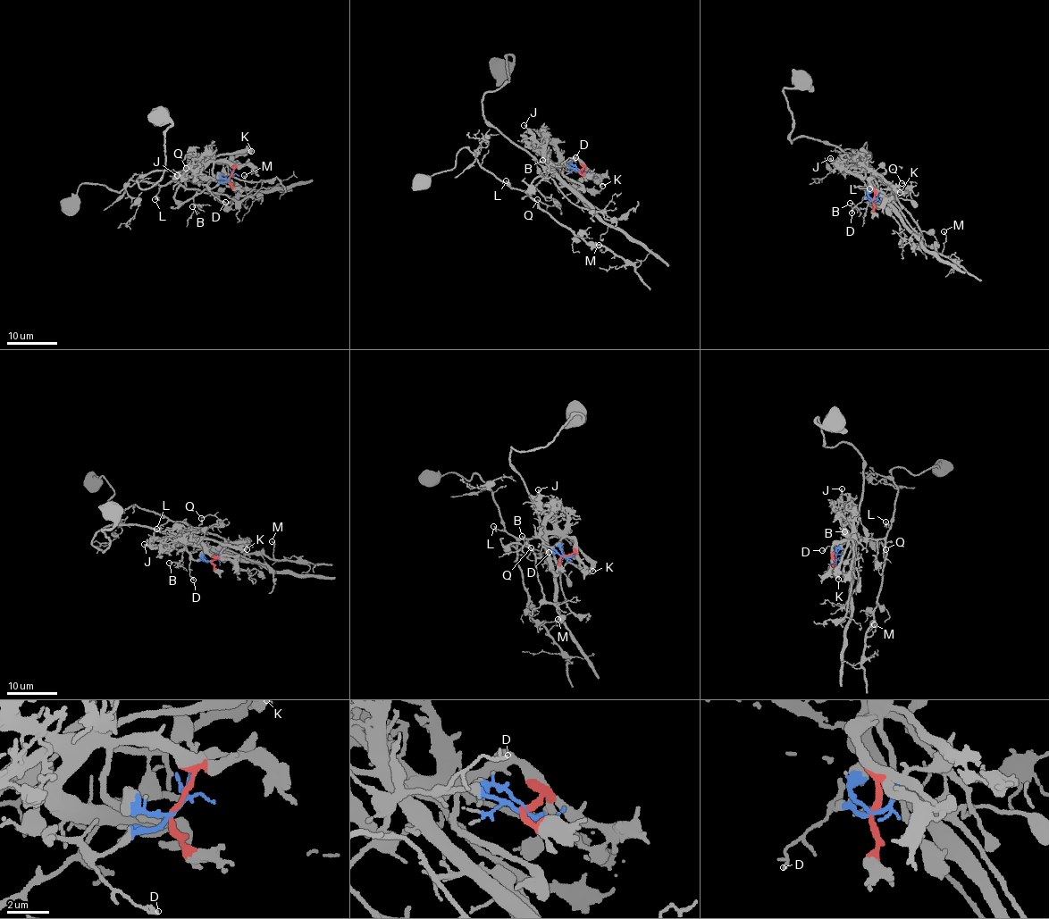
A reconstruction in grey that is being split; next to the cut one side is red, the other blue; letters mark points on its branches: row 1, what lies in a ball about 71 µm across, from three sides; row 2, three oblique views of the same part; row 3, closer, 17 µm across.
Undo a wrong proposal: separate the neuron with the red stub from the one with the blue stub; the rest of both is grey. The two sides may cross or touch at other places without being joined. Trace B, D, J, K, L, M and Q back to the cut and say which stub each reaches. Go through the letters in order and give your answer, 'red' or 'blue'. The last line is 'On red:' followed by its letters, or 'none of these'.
B: blue
D: blue
J: red
K: red
L: blue
M: blue
Q: blue
On red: J, K

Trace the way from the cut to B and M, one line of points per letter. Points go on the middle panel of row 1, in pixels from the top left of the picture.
B: (579, 171), (551, 166), (528, 191), (531, 196), (526, 191), (535, 178), (548, 173), (549, 167), (542, 159)
M: (579, 171), (565, 166), (548, 169), (528, 192), (559, 223), (606, 250), (601, 252), (599, 245)

